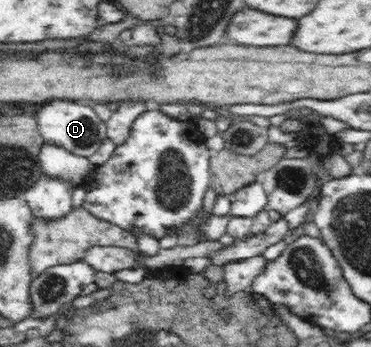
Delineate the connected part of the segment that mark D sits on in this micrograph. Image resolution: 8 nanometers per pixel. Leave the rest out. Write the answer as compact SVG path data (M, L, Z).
M53 100L41 106L35 112L35 118L37 118L39 132L45 143L59 146L80 157L91 156L100 149L101 143L108 136L106 122L99 119L91 106L83 106L69 100Z

